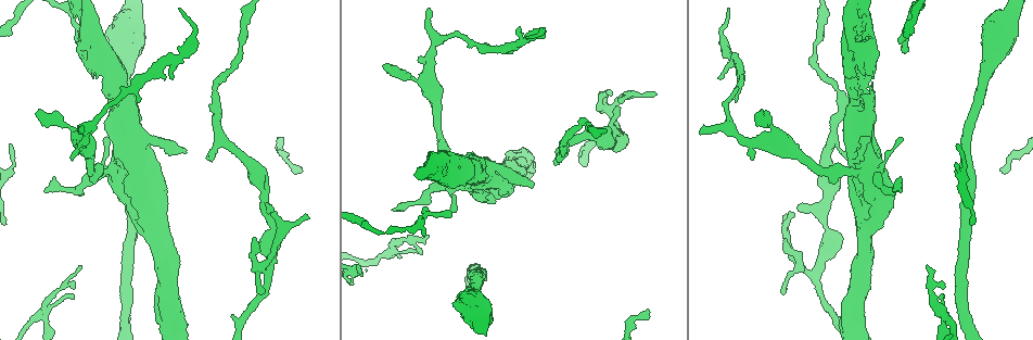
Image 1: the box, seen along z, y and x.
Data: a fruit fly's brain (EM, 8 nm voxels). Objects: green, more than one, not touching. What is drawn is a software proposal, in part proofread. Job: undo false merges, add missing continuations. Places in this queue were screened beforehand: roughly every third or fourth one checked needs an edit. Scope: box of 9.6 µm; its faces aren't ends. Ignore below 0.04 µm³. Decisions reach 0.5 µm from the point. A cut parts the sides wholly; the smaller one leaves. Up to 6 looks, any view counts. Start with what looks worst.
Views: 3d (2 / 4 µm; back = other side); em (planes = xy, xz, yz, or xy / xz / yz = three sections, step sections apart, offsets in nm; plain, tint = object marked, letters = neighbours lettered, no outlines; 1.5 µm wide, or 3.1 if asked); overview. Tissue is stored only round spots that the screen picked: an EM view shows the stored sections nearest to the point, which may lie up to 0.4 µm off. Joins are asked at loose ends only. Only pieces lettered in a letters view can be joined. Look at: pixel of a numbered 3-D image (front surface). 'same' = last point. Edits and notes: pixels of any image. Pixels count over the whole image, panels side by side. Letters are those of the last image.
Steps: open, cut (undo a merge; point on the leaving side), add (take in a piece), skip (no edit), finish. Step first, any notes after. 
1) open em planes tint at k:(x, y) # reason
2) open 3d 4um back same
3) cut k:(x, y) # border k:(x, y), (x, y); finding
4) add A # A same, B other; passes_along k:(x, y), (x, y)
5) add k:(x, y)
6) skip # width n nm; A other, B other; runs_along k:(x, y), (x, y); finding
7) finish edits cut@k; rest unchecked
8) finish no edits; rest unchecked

open 3d 4um at 1:(183, 149) # free end

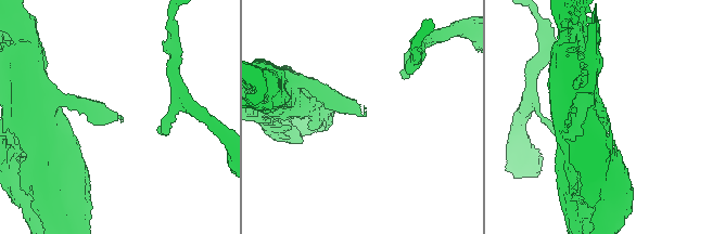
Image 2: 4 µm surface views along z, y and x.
open em planes letters at 2:(123, 119) # need the tissue

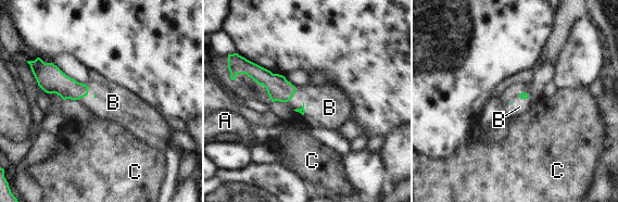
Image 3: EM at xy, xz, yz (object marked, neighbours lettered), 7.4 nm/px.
add B # A other, B same, C other; the cell continues

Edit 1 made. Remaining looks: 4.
open overview # redraw

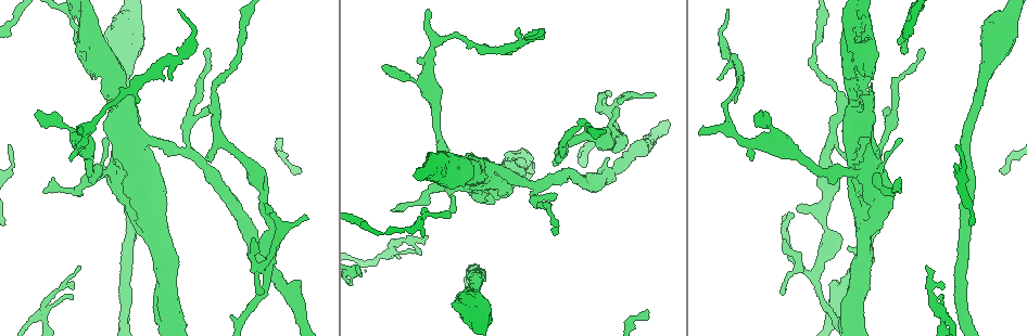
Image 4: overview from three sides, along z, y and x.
open em planes letters at 4:(71, 159) # stops while still wide

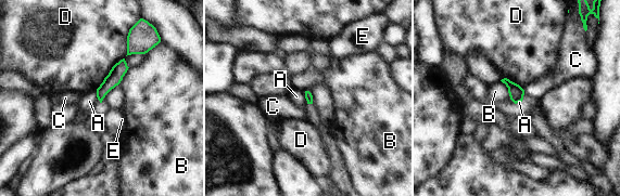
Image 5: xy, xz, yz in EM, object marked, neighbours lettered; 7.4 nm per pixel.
skip # A other, B other, C other, D other, E other; runs_along 5:(134, 42), (121, 68), (100, 96); none of them fits

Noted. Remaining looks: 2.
open em planes plain at 4:(922, 50) # thin end

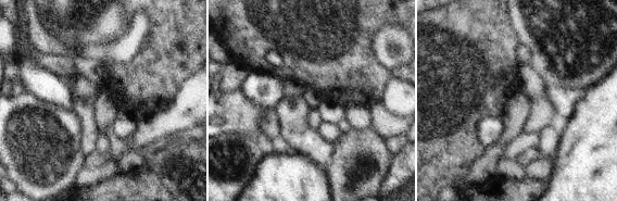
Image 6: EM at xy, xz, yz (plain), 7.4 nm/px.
open em planes letters same # see the neighbours

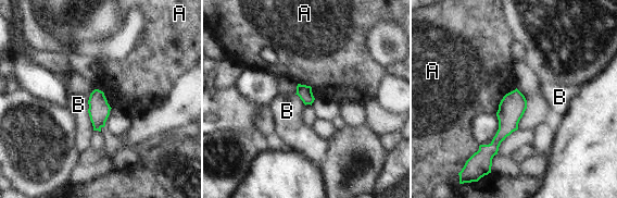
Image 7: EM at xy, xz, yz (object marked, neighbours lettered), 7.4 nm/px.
skip # A other, B other; runs_along 7:(516, 93), (505, 130), (481, 151); no lettered piece goes on from it

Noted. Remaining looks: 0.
finish edits add@3; rest unchecked

